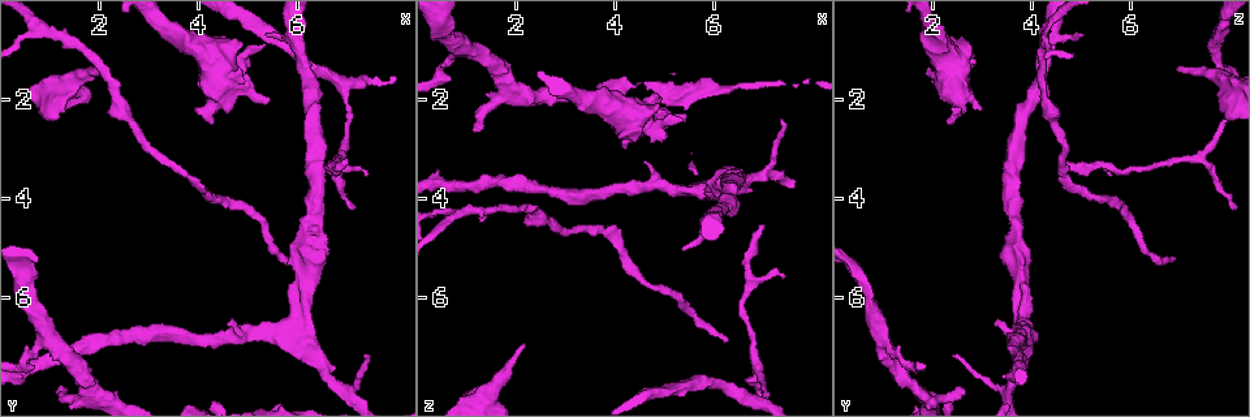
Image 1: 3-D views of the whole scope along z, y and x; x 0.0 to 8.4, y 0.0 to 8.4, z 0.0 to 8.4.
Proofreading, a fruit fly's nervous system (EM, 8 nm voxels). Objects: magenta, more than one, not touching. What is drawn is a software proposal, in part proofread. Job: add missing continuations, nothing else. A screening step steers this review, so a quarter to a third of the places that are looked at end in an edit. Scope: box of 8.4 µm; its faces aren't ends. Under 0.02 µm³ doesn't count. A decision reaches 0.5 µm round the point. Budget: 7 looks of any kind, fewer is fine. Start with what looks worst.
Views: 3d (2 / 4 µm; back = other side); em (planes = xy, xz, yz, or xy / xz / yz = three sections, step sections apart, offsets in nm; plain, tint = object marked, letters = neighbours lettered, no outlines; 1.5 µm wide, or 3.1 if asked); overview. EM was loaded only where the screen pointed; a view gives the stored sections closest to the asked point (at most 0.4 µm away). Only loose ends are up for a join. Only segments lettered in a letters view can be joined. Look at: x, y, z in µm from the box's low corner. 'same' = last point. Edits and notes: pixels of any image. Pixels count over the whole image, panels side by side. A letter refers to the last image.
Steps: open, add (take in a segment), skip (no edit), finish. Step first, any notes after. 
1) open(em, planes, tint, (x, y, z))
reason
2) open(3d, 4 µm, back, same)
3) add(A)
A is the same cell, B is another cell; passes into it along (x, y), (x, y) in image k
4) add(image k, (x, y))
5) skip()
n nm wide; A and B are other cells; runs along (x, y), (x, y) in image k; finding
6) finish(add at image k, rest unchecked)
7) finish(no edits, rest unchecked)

open(3d, 4 µm, (4.10, 2.20, 3.00))
free end

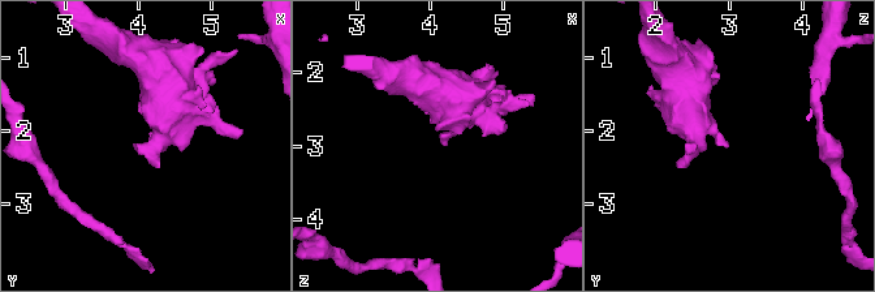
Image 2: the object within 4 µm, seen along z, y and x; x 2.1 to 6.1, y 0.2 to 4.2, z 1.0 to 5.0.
open(em, planes, tint, (4.10, 2.15, 2.95))
shape alone is not enough

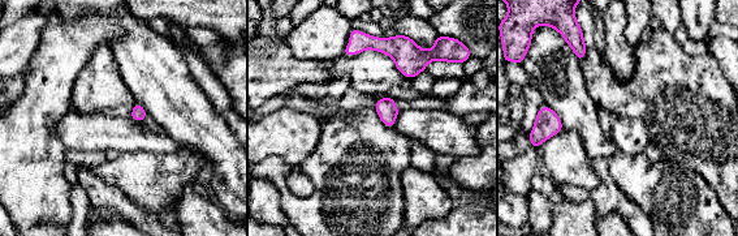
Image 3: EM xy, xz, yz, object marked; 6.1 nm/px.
open(em, planes, letters, same)
what lies round it

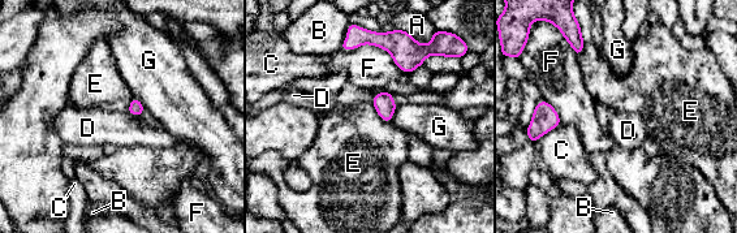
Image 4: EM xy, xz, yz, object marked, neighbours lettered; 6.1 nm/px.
skip()
F touches over 360 nm; A, B, C, D, E, F and G are other cells; border along (371, 100), (375, 111), (389, 123) in image 4; none of them fits

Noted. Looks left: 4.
open(3d, 4 µm, back, (7.30, 7.20, 2.40))
tapers out

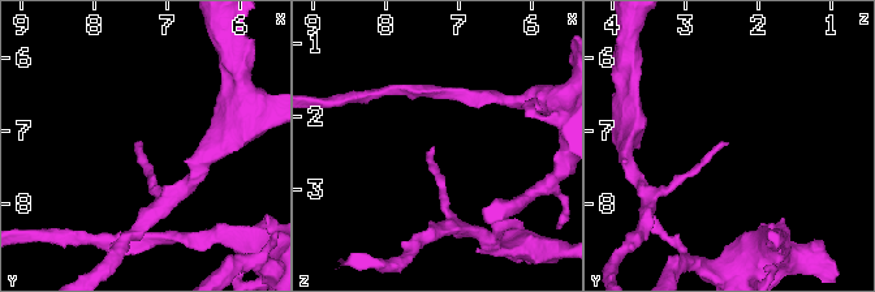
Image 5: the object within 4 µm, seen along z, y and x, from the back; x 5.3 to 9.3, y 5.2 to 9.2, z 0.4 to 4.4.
open(em, planes, tint, (7.30, 7.15, 2.45))

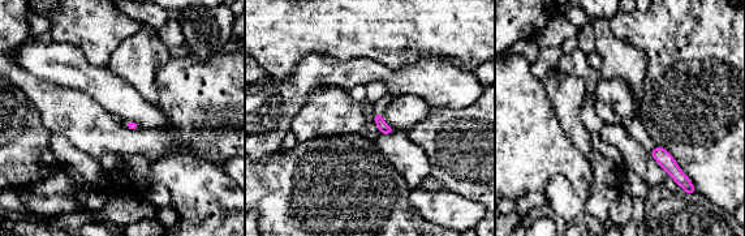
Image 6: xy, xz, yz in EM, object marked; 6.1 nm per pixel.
open(em, planes, letters, same)

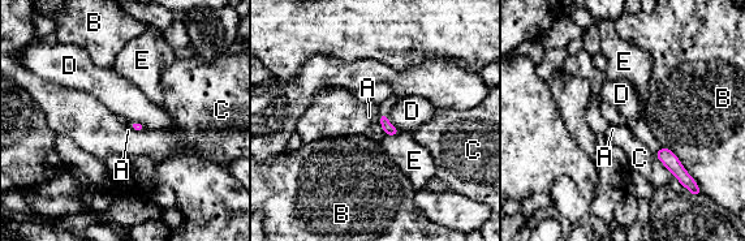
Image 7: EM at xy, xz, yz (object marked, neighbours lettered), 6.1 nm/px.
skip()
A, B, C, D and E are other cells; border along (129, 124), (137, 130), (143, 130) in image 7; no lettered segment goes on from it

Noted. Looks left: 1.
finish(no edits, rest unchecked)

